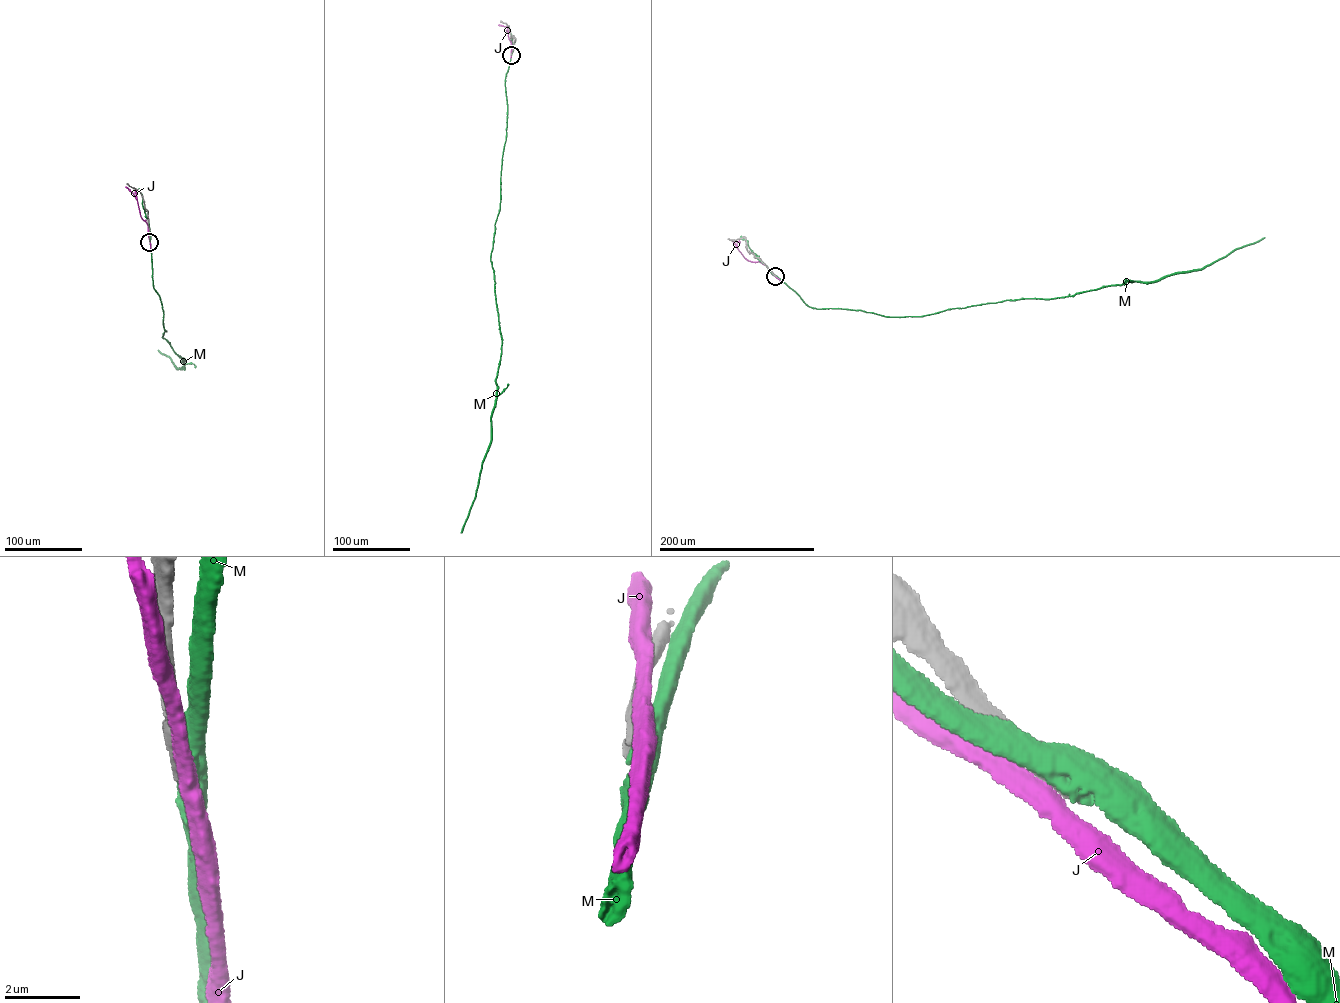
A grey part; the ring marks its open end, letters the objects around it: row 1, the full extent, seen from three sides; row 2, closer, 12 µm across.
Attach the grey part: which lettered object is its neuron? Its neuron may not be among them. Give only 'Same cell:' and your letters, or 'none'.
Same cell: none

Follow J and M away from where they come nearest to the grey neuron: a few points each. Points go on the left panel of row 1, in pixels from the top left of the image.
J: (150, 241), (147, 223), (141, 216), (136, 199), (125, 186)
M: (150, 241), (153, 283), (166, 331), (162, 337), (184, 359), (184, 367), (176, 368), (158, 350)

